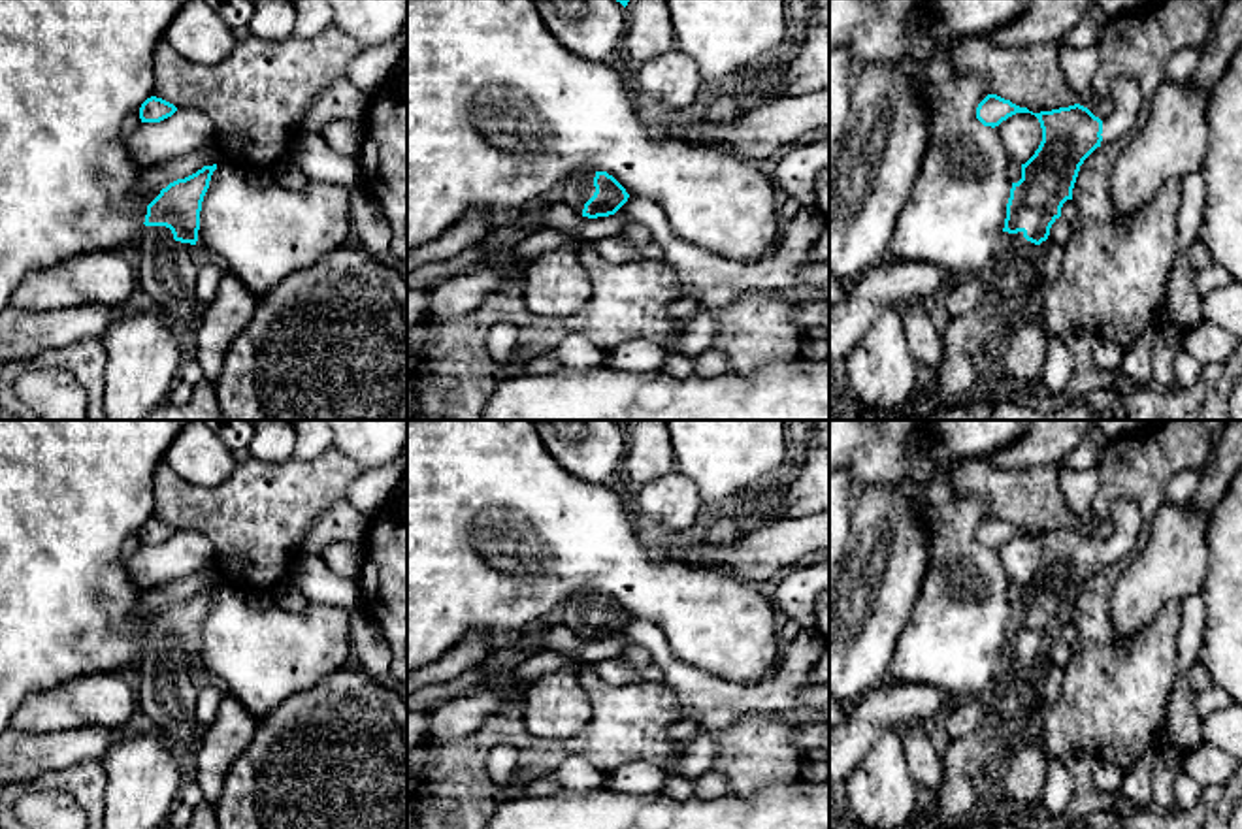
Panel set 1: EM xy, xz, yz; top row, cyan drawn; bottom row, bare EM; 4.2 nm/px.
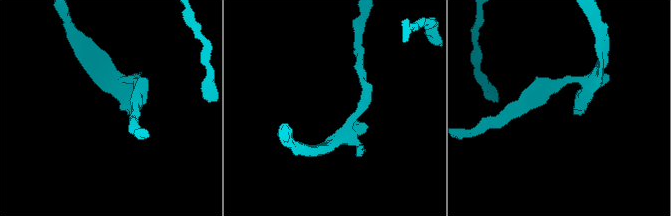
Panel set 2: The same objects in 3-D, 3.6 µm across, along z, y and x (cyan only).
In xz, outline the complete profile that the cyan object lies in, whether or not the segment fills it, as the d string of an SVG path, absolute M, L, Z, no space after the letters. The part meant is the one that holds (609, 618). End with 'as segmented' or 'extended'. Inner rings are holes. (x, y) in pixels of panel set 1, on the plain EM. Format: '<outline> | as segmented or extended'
M577 593L562 605L562 624L588 641L614 637L628 620L626 610L607 593Z | extended

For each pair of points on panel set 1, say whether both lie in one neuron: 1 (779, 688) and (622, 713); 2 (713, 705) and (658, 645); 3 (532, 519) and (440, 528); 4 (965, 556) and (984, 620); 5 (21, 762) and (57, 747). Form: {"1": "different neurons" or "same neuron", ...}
{"1": "different neurons", "2": "same neuron", "3": "same neuron", "4": "same neuron", "5": "same neuron"}

